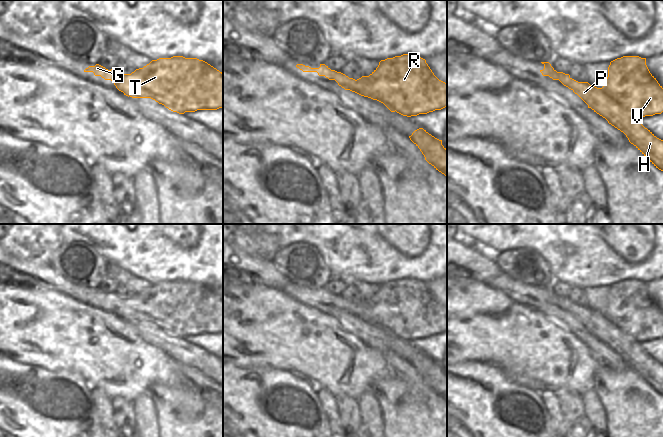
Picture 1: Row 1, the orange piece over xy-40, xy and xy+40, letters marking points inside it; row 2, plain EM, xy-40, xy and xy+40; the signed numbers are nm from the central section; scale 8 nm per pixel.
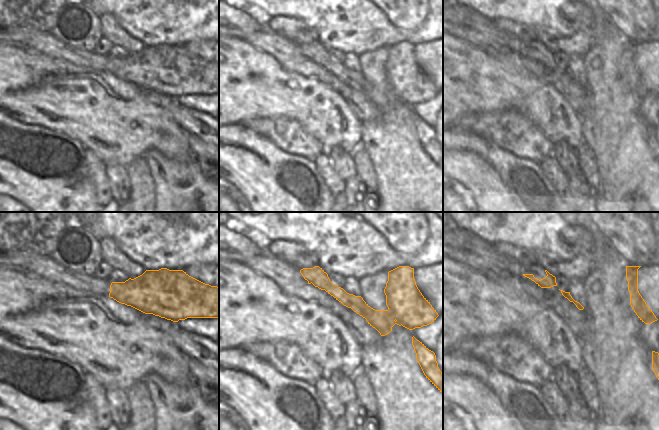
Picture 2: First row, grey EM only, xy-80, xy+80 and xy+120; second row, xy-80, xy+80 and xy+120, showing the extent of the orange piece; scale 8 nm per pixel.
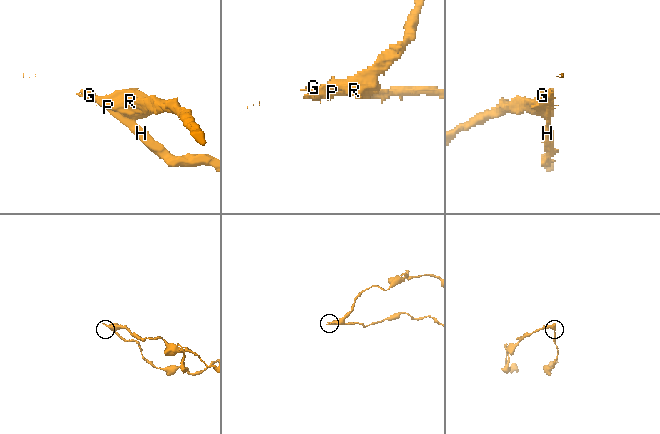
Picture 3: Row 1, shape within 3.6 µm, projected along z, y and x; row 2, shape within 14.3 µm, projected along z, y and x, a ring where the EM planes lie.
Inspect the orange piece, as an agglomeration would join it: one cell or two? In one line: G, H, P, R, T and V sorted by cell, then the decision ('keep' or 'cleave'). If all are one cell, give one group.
groups G R T V / H P; cleave

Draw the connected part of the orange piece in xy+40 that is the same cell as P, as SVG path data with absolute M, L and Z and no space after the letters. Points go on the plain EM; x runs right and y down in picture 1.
M559 300L558 304L577 318L594 336L605 342L609 348L623 356L656 392L663 395L663 364L657 362L640 347L632 336L613 324L602 312L588 306Z

